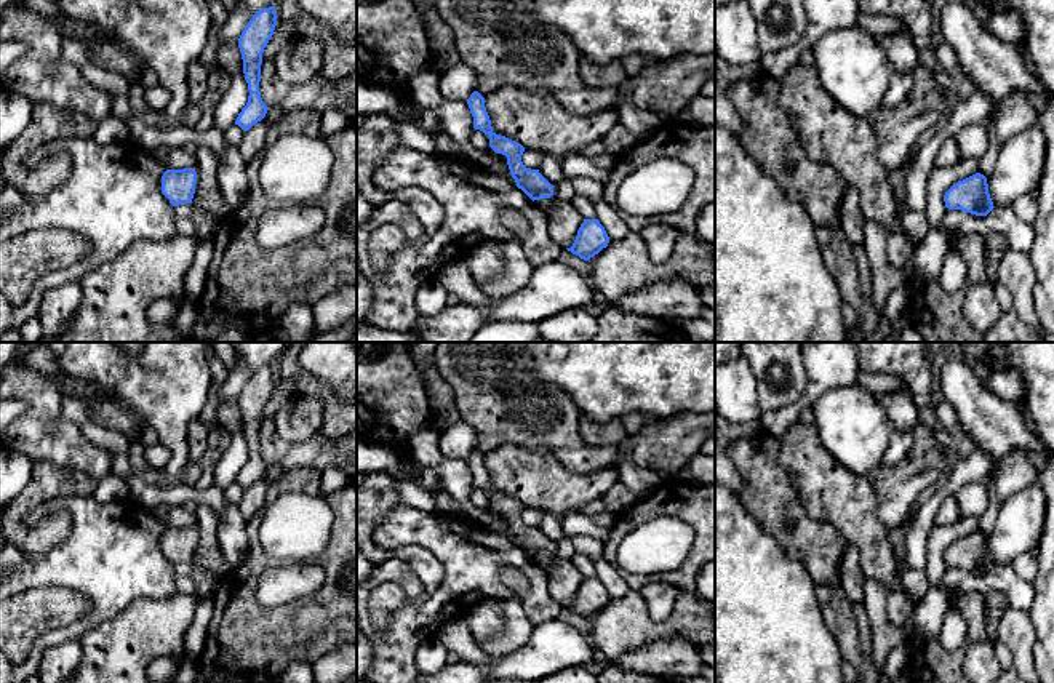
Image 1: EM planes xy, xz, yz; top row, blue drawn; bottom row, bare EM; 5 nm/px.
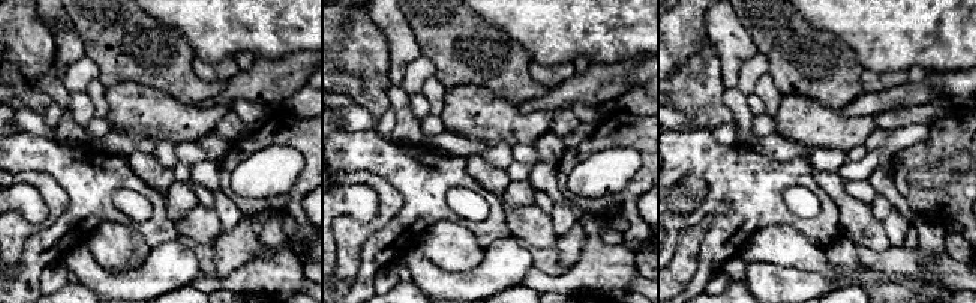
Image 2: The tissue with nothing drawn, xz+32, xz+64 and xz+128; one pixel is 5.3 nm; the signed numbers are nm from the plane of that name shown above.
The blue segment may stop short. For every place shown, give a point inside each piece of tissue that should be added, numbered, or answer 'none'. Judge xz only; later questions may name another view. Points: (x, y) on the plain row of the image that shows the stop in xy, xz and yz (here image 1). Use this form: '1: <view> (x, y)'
none

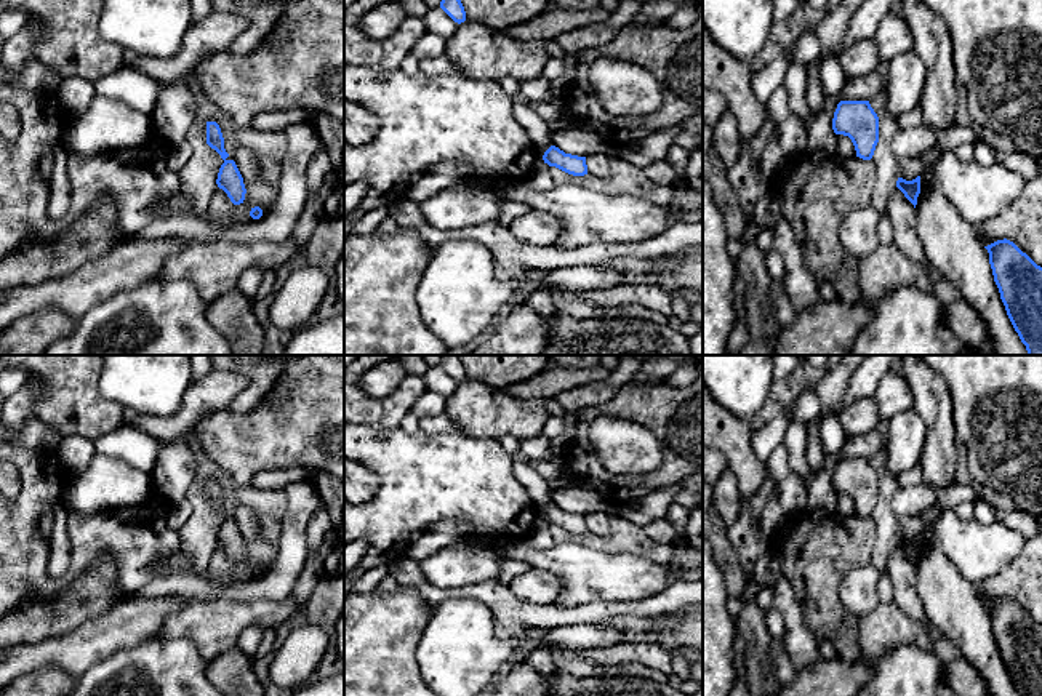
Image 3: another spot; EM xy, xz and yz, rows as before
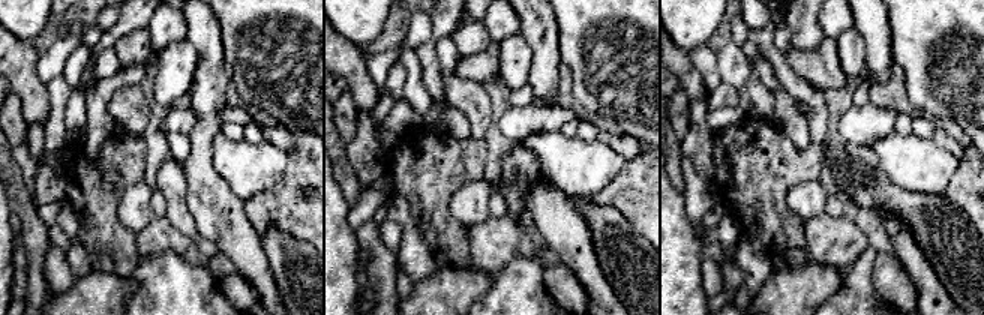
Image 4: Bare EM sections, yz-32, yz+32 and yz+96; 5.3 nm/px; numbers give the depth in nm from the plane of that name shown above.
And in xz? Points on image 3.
none

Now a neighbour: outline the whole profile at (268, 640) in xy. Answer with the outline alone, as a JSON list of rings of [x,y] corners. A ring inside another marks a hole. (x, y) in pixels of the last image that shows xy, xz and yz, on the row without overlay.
[[[267,627],[263,630],[263,637],[258,646],[258,656],[267,656],[272,651],[275,645],[275,637],[277,637],[277,632],[274,627]]]

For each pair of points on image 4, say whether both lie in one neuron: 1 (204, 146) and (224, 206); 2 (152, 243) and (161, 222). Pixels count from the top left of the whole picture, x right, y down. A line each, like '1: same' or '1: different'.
1: same
2: same

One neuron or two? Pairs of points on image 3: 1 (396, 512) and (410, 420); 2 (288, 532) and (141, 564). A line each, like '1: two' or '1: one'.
1: two
2: two

